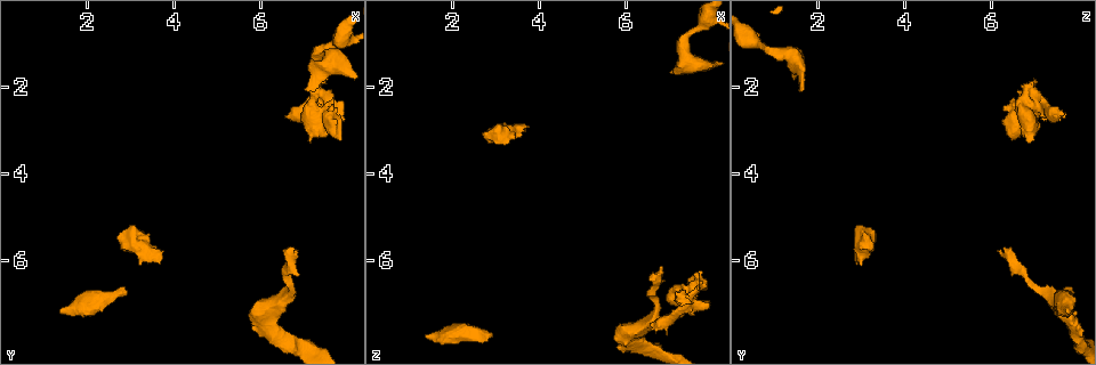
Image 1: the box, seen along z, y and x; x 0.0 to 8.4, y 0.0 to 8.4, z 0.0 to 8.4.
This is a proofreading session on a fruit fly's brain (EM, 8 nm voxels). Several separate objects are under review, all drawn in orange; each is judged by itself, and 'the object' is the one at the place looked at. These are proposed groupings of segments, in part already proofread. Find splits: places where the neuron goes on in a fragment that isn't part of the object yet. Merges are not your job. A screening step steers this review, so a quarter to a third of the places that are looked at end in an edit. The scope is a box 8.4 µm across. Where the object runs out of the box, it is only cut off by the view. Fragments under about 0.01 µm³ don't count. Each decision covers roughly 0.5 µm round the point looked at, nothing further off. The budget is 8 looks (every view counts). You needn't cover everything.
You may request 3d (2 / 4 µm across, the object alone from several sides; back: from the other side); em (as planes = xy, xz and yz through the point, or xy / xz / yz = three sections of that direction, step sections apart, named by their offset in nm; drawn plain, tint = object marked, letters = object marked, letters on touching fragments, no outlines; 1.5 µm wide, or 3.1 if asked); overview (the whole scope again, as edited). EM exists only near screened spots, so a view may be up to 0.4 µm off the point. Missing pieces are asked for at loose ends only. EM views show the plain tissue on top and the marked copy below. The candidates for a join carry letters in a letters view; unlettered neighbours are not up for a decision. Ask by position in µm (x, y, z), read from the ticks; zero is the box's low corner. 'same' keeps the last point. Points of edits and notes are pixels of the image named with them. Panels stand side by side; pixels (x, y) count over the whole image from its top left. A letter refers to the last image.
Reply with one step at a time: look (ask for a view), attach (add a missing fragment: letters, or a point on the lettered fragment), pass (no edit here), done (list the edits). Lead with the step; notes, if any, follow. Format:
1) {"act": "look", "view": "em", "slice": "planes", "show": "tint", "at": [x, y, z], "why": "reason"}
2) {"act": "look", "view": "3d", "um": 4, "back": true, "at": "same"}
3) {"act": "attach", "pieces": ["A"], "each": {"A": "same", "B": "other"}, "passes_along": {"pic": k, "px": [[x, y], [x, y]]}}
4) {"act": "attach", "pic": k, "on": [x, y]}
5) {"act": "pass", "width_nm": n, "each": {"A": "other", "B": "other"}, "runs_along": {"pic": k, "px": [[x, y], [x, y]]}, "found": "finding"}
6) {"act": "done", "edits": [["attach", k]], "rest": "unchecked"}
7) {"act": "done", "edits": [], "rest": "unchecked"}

{"act": "look", "view": "3d", "um": 2, "at": [7.00, 2.10, 1.65], "why": "an open end"}

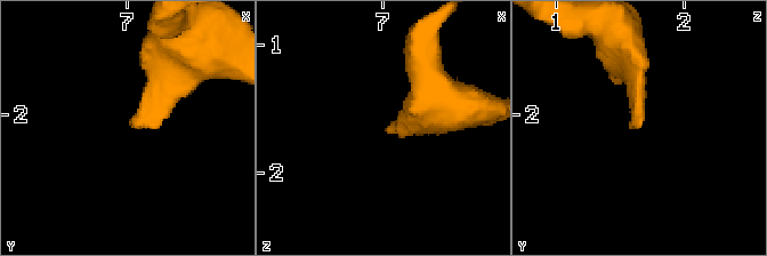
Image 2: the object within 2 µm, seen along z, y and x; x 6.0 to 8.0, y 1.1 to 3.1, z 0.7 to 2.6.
{"act": "look", "view": "em", "slice": "planes", "show": "tint", "at": [7.04, 2.10, 1.64], "why": "shape alone is not enough"}

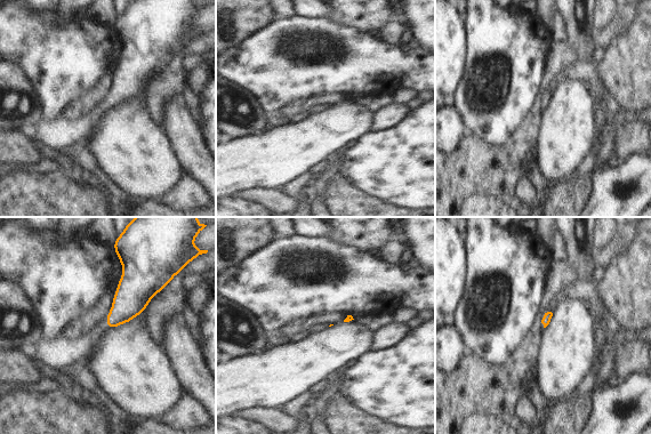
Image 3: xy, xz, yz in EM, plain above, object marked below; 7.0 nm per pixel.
{"act": "look", "view": "em", "slice": "planes", "show": "letters", "at": "same"}

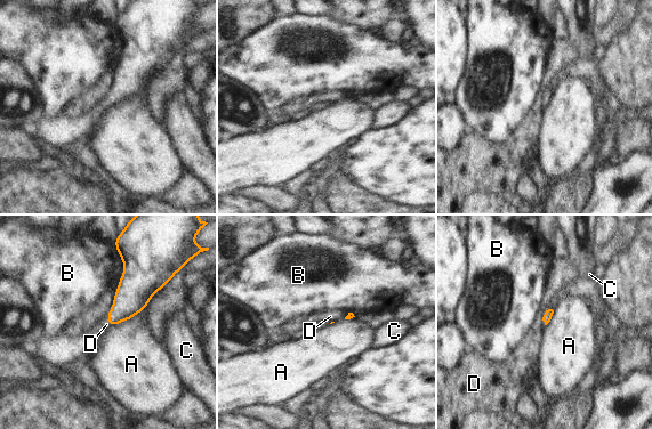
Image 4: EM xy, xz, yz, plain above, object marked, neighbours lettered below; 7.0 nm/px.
{"act": "pass", "each": {"A": "other", "B": "other", "C": "other", "D": "other"}, "border": {"pic": 4, "px": [[145, 306], [131, 317], [111, 326]]}, "found": "no lettered fragment goes on from it"}

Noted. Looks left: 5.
{"act": "look", "view": "3d", "um": 2, "at": [6.85, 5.75, 6.15], "why": "an open end"}

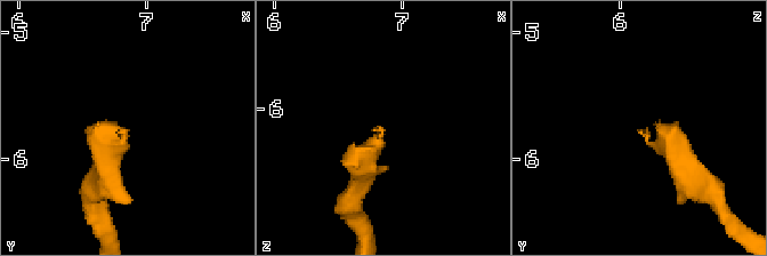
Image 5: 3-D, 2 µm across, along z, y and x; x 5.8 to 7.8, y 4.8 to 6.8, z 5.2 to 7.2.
{"act": "look", "view": "em", "slice": "xz", "step": 4, "show": "letters", "at": [6.86, 5.78, 6.16], "why": "need the tissue"}

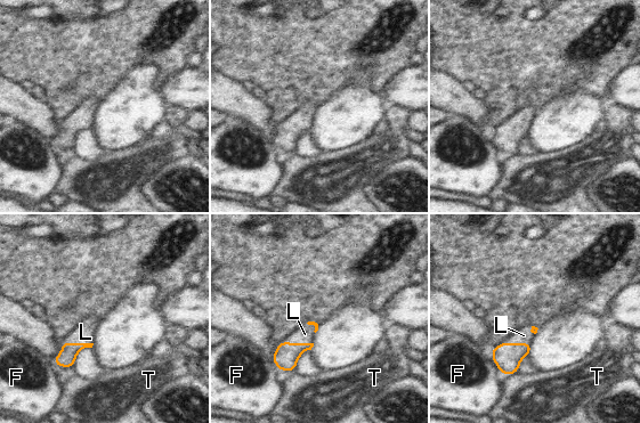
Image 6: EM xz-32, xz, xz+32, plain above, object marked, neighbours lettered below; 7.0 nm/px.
{"act": "look", "view": "em", "slice": "planes", "show": "letters", "at": "same"}

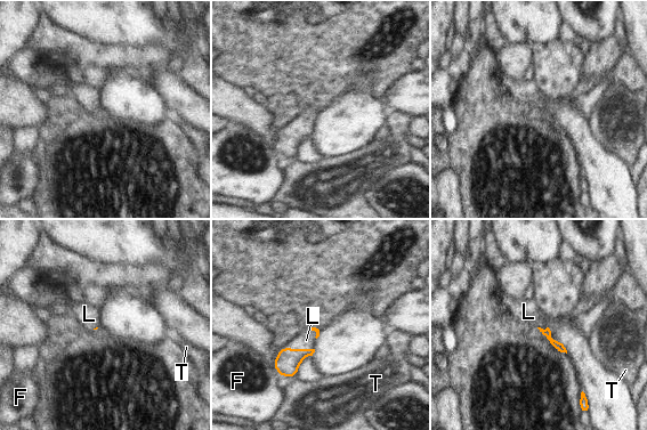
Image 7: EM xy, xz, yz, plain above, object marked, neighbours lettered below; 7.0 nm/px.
{"act": "attach", "pic": 7, "on": [528, 311], "each": {"F": "other", "L": "same", "T": "other"}, "passes_along": {"pic": 7, "px": [[557, 345], [550, 331], [528, 311]]}, "found": "the neuron continues"}

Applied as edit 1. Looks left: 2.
{"act": "look", "view": "3d", "um": 4, "at": [2.80, 6.55, 7.80], "why": "an open end"}

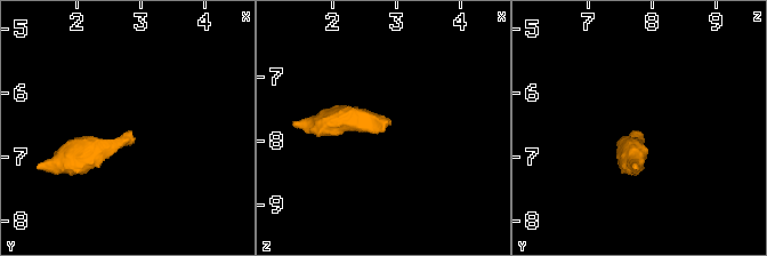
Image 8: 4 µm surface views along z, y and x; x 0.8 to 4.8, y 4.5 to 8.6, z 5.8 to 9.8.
{"act": "look", "view": "em", "slice": "planes", "show": "letters", "at": [2.80, 6.55, 7.75], "why": "now the EM"}

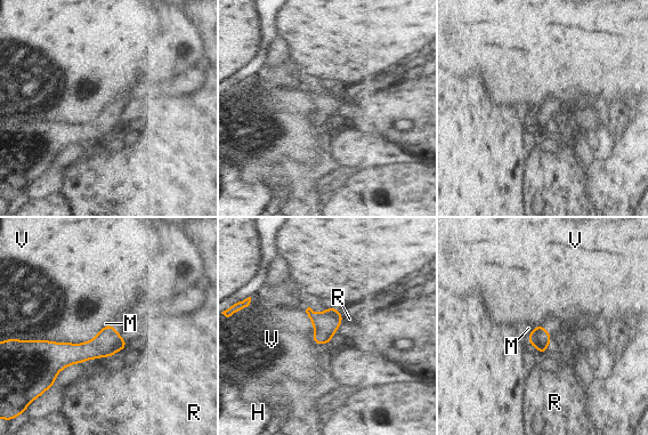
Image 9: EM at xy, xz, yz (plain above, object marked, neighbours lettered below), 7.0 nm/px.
{"act": "pass", "each": {"H": "other", "M": "other", "R": "other", "V": "other"}, "border": {"pic": 9, "px": [[105, 325], [82, 343], [32, 340]]}, "found": "no lettered fragment goes on from it"}

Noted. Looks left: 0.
{"act": "done", "edits": [["attach", 7]], "rest": "unchecked"}

